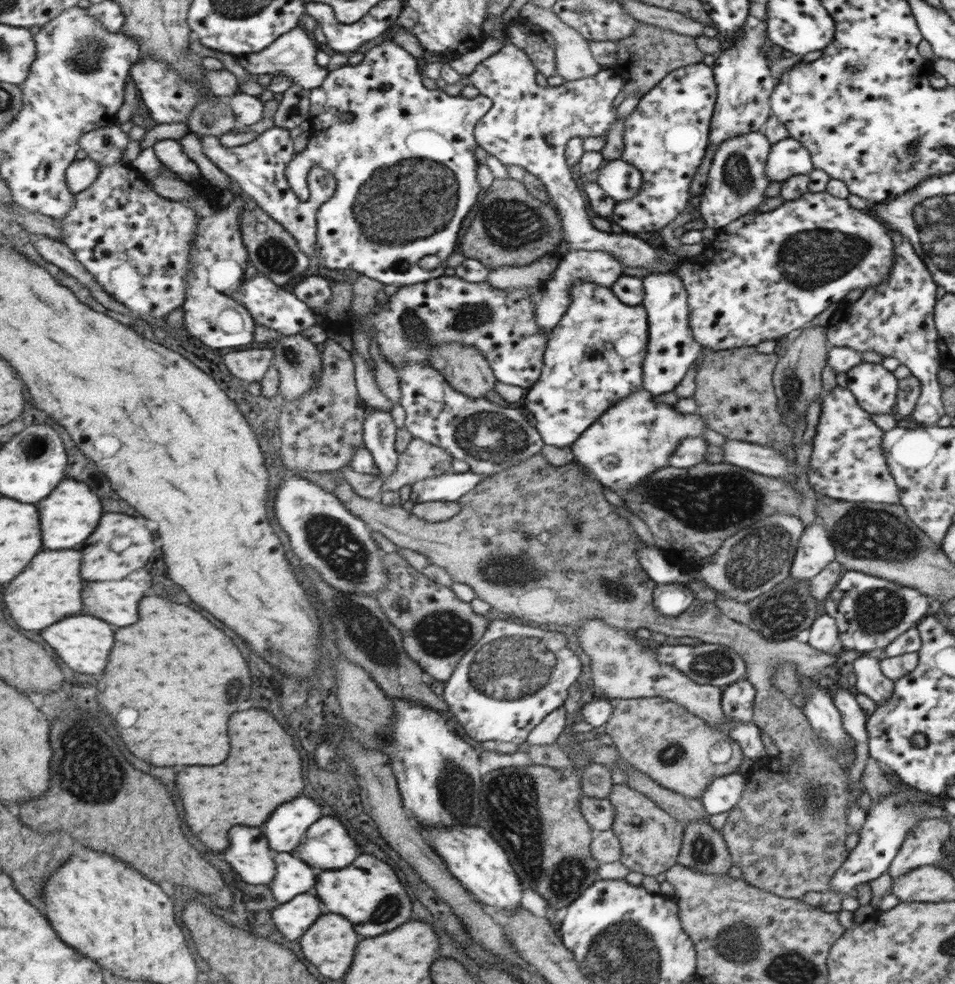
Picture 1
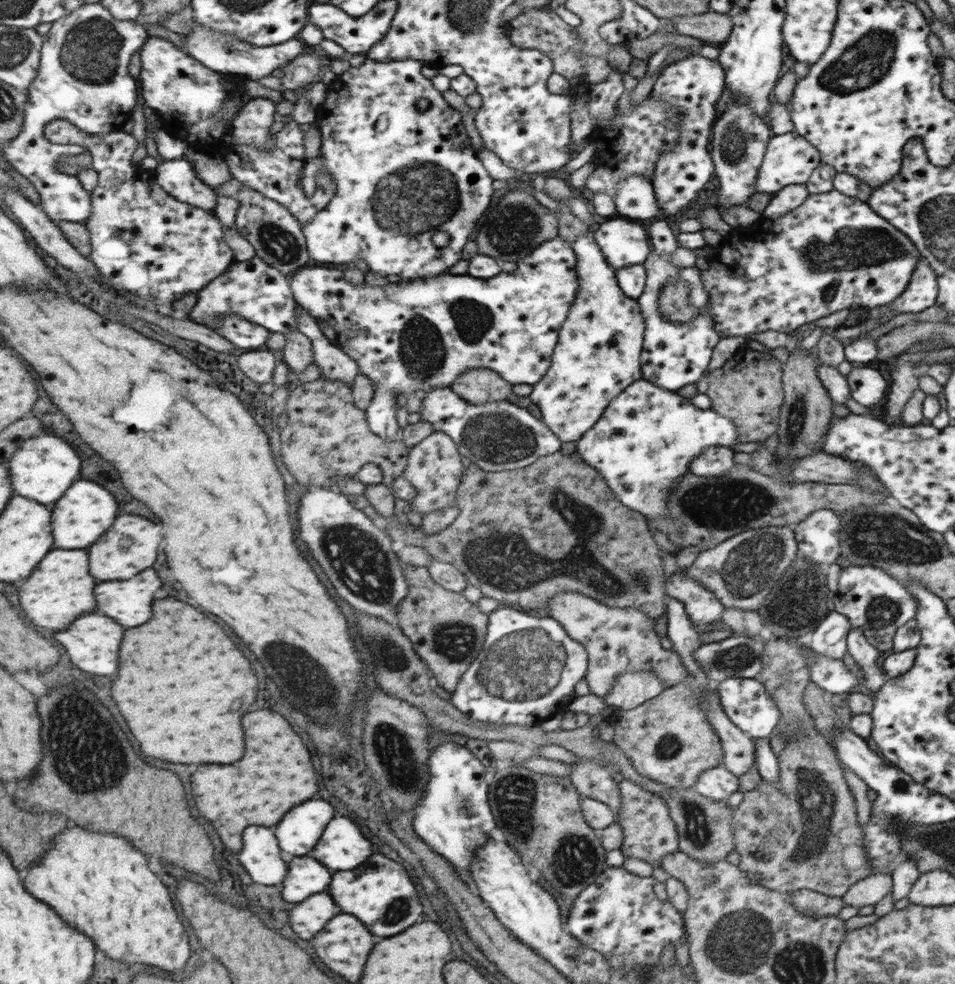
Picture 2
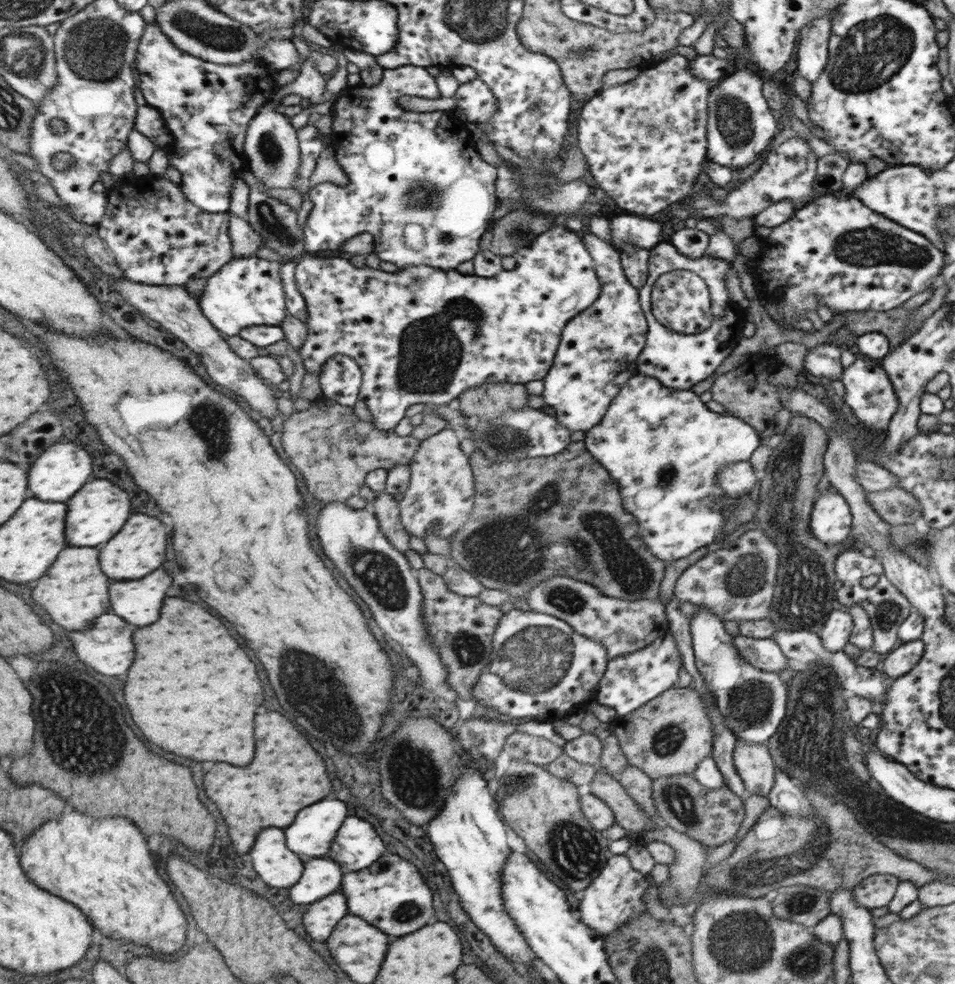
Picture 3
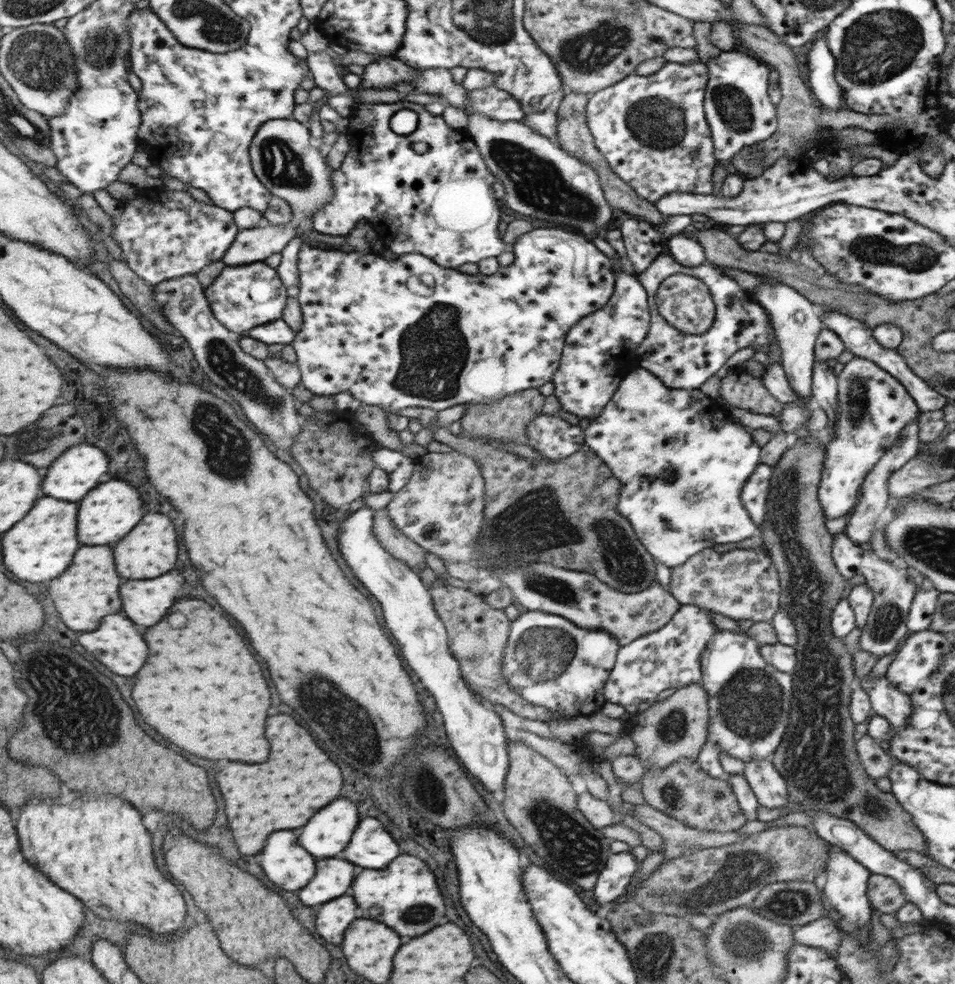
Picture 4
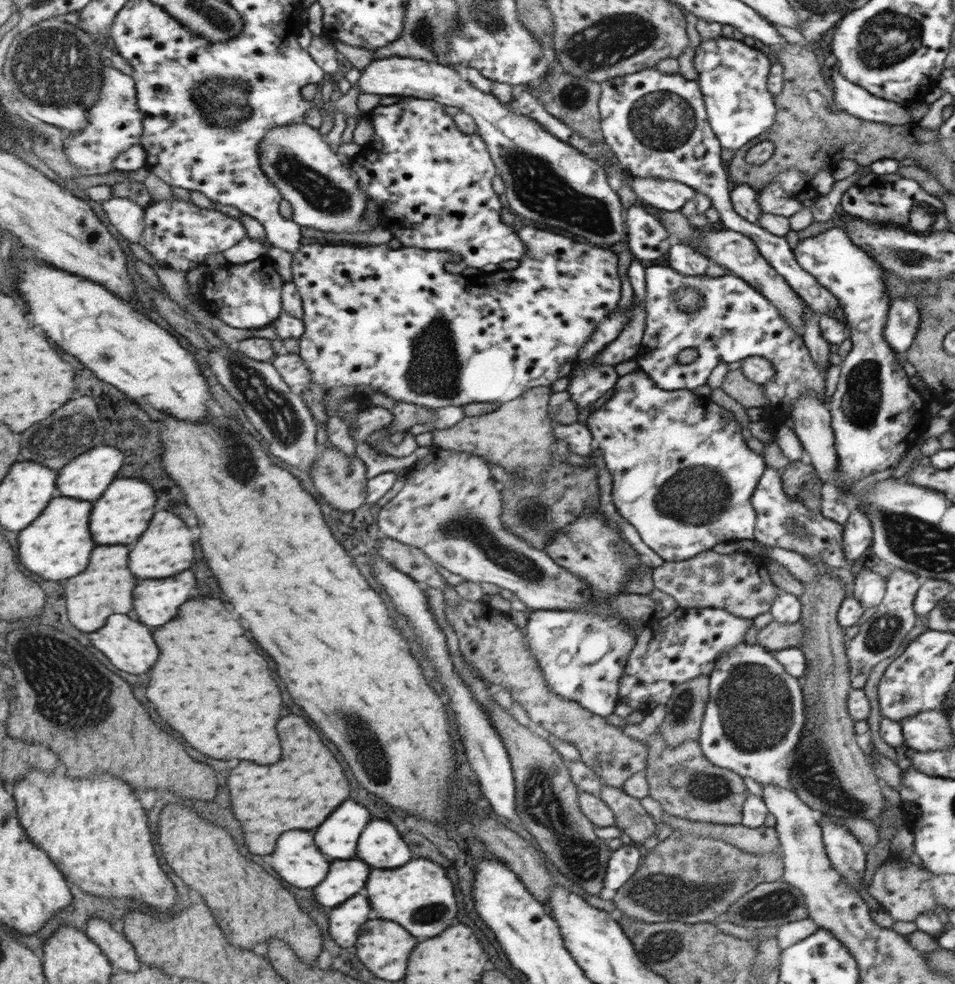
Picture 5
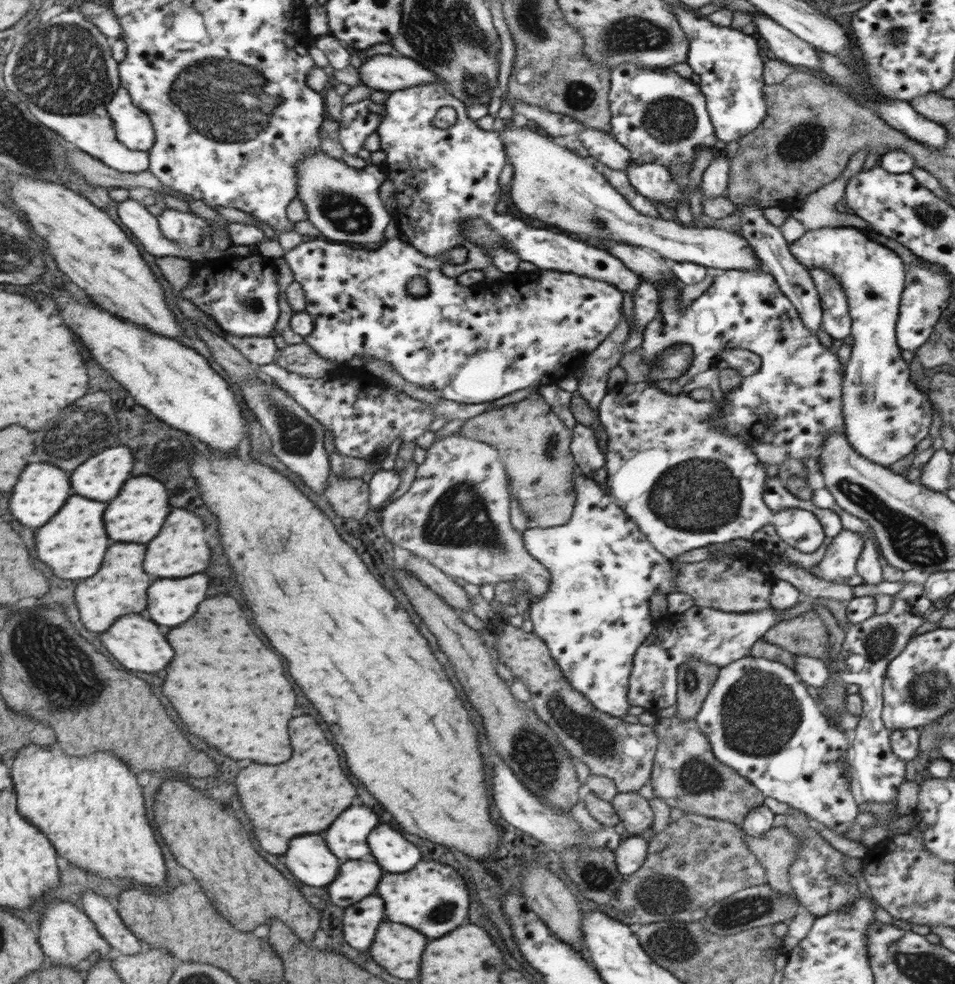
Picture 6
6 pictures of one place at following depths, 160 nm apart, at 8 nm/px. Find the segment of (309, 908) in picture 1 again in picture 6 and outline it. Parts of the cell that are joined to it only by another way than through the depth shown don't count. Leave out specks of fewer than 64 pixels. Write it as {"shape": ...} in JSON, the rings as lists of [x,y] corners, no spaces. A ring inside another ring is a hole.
{"shape":[[[365,898],[365,902],[357,902],[357,906],[349,906],[345,912],[343,932],[346,942],[351,948],[355,948],[353,952],[369,948],[375,926],[383,920],[381,898]]]}

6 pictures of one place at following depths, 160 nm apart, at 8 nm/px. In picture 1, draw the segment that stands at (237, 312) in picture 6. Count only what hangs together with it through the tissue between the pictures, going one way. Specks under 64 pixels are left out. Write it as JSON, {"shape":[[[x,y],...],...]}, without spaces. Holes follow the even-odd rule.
{"shape":[[[257,273],[253,278],[245,279],[244,285],[237,289],[237,293],[233,295],[233,298],[248,307],[256,324],[272,328],[283,335],[299,334],[301,330],[311,328],[311,326],[317,324],[313,308],[308,303],[303,302],[293,292],[279,287],[265,274]]]}

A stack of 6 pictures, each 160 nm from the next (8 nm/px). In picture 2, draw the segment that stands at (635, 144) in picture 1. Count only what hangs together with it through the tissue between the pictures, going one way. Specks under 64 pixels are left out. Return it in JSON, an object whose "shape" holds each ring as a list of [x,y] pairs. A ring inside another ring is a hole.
{"shape":[[[691,54],[683,60],[667,65],[657,76],[650,90],[652,98],[660,98],[666,106],[678,108],[681,130],[677,150],[661,157],[656,166],[656,178],[651,178],[659,213],[657,220],[679,212],[689,200],[693,200],[693,194],[709,178],[716,178],[716,168],[705,146],[709,142],[709,130],[712,130],[711,122],[715,118],[715,104],[719,94],[723,92],[723,73],[725,70],[716,59],[709,60],[698,54]]]}

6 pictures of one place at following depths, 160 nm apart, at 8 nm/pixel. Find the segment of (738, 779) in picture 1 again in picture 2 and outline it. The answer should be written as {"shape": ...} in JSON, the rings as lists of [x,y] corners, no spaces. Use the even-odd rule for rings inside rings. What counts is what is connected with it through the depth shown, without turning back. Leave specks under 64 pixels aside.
{"shape":[[[718,766],[705,770],[700,777],[697,777],[696,784],[692,786],[692,789],[709,800],[726,801],[730,794],[737,791],[738,781],[731,772]]]}

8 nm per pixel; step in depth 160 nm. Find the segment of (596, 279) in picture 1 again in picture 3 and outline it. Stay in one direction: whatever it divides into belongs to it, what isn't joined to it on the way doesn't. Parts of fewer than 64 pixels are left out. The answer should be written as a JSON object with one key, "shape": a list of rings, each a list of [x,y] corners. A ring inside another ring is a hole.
{"shape":[[[626,213],[608,221],[611,231],[610,244],[618,249],[630,242],[643,250],[649,250],[662,240],[661,224],[646,220],[643,216]]]}

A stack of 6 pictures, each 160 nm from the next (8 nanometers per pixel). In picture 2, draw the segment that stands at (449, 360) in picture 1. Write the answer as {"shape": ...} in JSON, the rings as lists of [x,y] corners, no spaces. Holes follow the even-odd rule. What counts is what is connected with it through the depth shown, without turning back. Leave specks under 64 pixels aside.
{"shape":[[[477,367],[461,373],[450,389],[468,403],[505,401],[513,392],[513,384],[502,379],[496,371]]]}

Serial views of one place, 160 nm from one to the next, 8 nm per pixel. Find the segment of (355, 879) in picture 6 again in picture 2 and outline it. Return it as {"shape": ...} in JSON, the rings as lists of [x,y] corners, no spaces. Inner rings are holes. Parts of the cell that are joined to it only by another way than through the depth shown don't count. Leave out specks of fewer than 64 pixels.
{"shape":[[[293,858],[283,882],[283,898],[287,902],[303,902],[313,894],[327,890],[331,880],[331,870],[315,858]]]}

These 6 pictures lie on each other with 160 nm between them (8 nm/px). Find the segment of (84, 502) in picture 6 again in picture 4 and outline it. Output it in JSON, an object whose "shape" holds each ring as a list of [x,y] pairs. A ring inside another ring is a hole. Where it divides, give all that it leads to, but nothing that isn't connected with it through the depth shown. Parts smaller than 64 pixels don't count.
{"shape":[[[41,498],[33,508],[33,514],[21,522],[21,526],[13,526],[11,532],[3,534],[3,558],[5,566],[23,580],[43,582],[61,576],[73,562],[75,552],[79,550],[77,540],[77,502],[63,502],[64,499]]]}

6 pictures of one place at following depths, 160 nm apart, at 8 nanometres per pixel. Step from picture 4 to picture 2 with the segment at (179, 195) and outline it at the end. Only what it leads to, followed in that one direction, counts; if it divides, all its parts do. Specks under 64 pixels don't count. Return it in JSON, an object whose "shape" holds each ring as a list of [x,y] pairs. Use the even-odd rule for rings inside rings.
{"shape":[[[67,119],[50,122],[47,126],[46,134],[49,142],[59,145],[73,144],[76,146],[83,146],[91,155],[91,166],[99,174],[99,186],[90,192],[92,195],[93,211],[92,216],[88,218],[86,225],[91,233],[92,253],[88,257],[95,263],[99,272],[102,272],[104,278],[107,279],[107,282],[109,282],[109,285],[111,288],[115,289],[115,291],[131,293],[131,295],[140,296],[141,298],[148,298],[149,300],[154,300],[155,304],[177,302],[177,300],[183,298],[184,294],[199,294],[201,290],[204,290],[209,283],[215,280],[215,277],[220,277],[232,266],[233,262],[235,262],[235,254],[233,254],[233,250],[229,248],[229,244],[223,240],[223,224],[219,217],[216,216],[215,212],[205,211],[200,207],[192,206],[192,204],[189,204],[188,202],[181,202],[180,199],[169,194],[165,188],[157,183],[157,178],[159,178],[157,170],[149,171],[144,169],[141,165],[135,166],[133,164],[133,154],[135,154],[135,150],[140,146],[135,136],[132,136],[124,130],[109,132],[109,134],[99,134],[99,136],[97,136],[82,131],[78,126],[75,126],[75,124],[69,122]]]}

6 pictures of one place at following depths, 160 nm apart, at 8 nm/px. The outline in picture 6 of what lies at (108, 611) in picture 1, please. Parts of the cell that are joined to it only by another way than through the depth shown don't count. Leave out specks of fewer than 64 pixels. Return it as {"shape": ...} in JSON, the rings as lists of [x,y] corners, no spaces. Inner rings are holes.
{"shape":[[[207,574],[157,580],[153,590],[149,590],[149,616],[163,626],[179,626],[187,622],[207,598],[209,580]]]}

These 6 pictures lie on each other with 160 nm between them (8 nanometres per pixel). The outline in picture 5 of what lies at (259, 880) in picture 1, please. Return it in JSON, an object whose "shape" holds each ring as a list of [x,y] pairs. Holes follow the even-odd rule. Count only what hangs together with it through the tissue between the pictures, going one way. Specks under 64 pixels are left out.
{"shape":[[[315,830],[285,832],[271,858],[271,866],[283,880],[303,889],[319,886],[331,866],[327,856],[315,846]]]}

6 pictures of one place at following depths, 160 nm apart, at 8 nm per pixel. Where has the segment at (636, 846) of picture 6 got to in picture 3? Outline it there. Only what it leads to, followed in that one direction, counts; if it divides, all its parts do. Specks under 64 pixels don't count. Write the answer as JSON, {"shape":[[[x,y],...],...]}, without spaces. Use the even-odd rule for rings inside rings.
{"shape":[[[609,855],[604,868],[588,884],[588,888],[584,889],[583,896],[580,896],[581,900],[579,900],[577,910],[581,922],[584,922],[585,926],[592,927],[593,930],[596,930],[596,934],[600,934],[605,939],[645,911],[643,908],[645,888],[647,888],[645,876],[635,872],[629,866],[625,855]]]}

